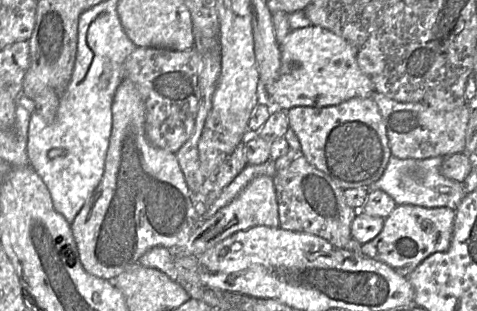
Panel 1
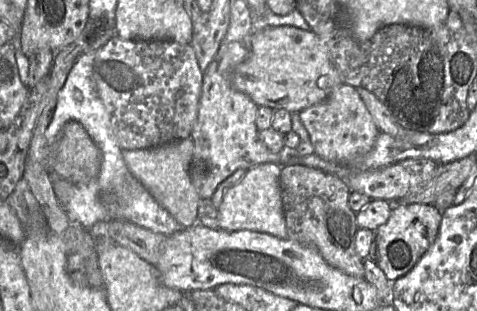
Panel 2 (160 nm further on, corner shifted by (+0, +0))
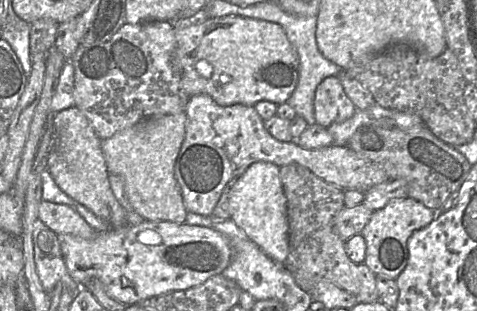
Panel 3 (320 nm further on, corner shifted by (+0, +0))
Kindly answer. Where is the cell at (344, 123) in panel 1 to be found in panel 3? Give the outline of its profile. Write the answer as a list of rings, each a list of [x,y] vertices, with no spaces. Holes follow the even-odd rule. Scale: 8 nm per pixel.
[[[338,76],[327,77],[317,86],[313,105],[316,124],[325,128],[350,119],[356,111]]]

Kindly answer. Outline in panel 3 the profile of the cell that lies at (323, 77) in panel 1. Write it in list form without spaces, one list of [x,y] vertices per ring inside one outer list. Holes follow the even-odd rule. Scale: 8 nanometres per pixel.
[[[228,15],[207,18],[200,23],[179,24],[175,30],[172,67],[181,88],[189,97],[206,94],[220,106],[255,106],[260,101],[269,101],[278,106],[288,101],[297,85],[298,56],[279,24]]]

